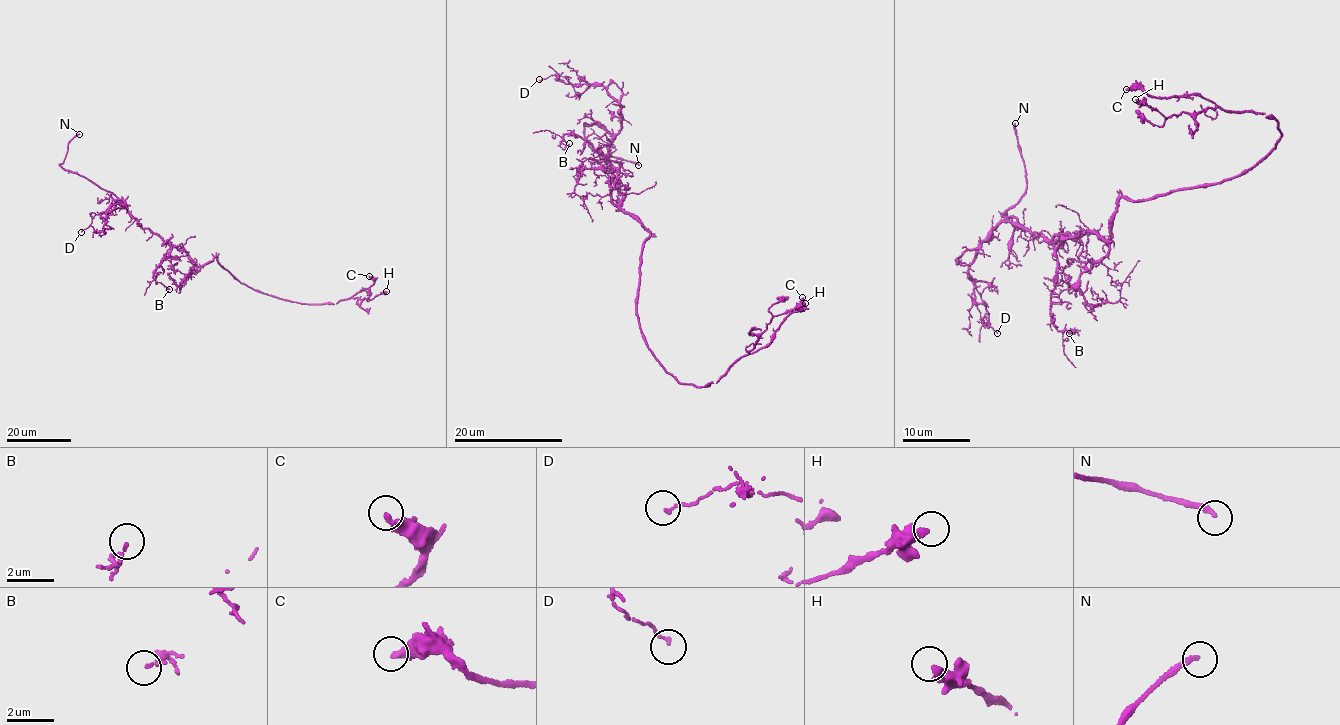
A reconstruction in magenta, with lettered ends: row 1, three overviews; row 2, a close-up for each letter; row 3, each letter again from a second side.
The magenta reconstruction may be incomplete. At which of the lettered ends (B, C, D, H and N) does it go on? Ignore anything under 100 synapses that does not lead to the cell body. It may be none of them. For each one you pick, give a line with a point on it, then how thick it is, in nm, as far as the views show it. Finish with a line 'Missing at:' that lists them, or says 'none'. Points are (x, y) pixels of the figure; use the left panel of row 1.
N: (79, 134) | 240 nm
Missing at: N

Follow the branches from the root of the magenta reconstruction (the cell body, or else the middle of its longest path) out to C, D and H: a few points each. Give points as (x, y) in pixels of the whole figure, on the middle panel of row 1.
C: (648, 232), (638, 326), (660, 365), (682, 383), (719, 381), (734, 362), (769, 344), (802, 297)
D: (648, 232), (620, 207), (607, 157), (620, 129), (619, 103), (581, 79), (574, 86), (557, 74), (539, 79)
H: (648, 232), (640, 268), (638, 326), (660, 365), (682, 383), (719, 381), (754, 349), (773, 316), (805, 303)

